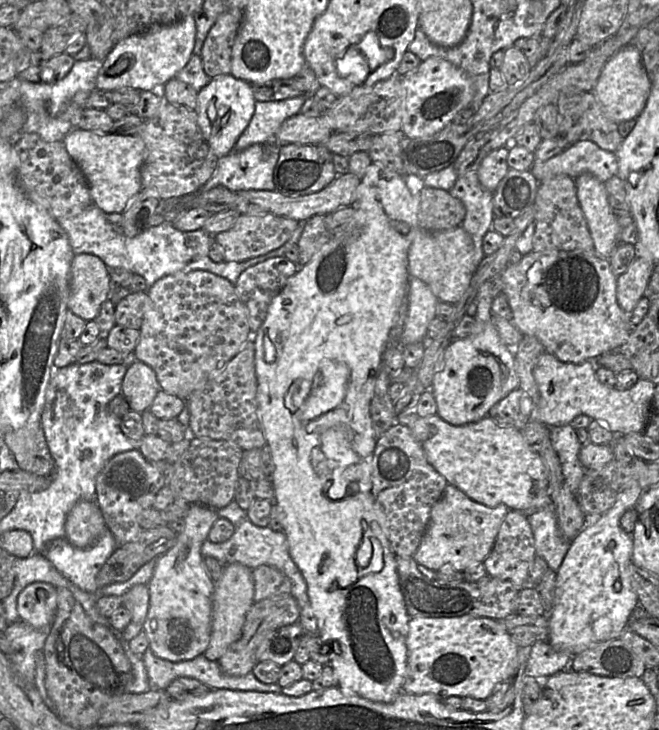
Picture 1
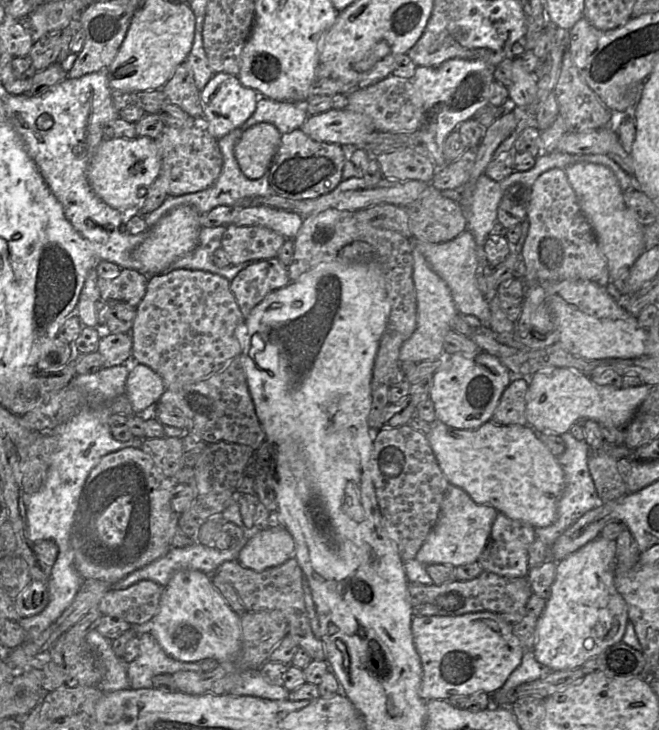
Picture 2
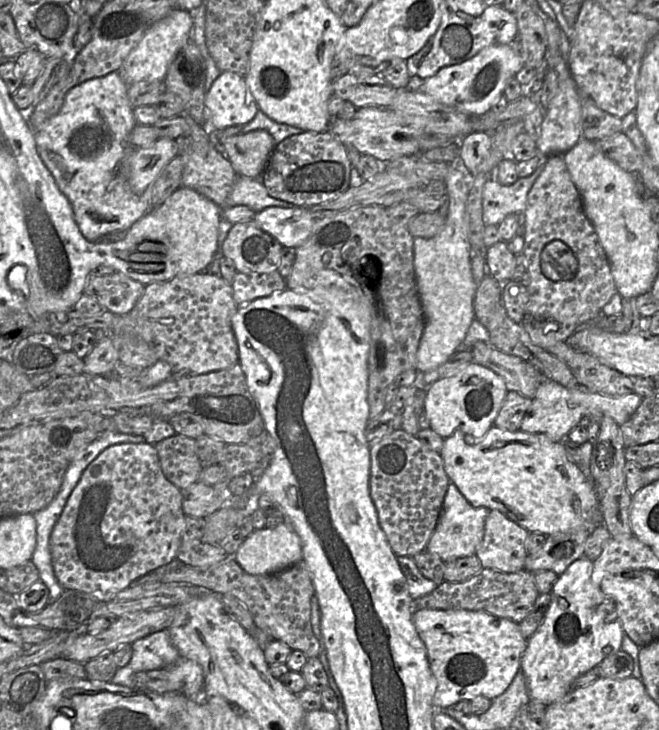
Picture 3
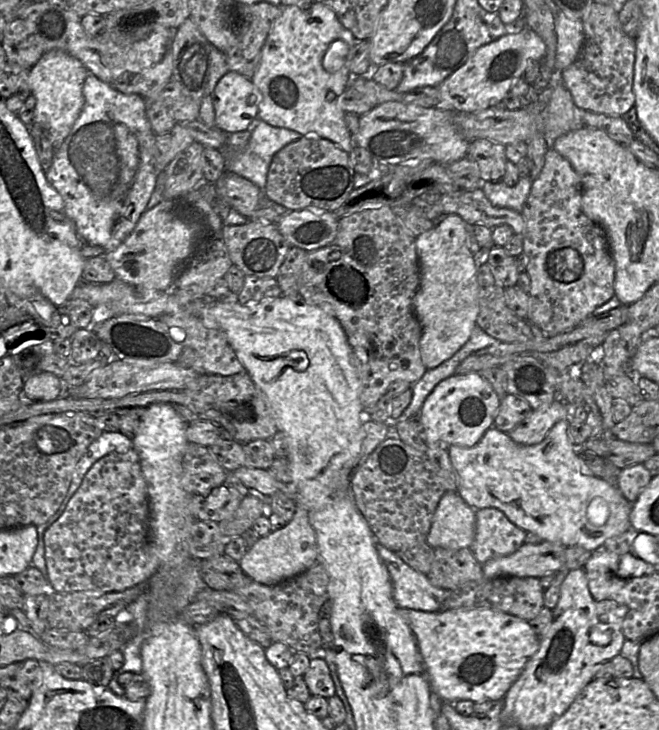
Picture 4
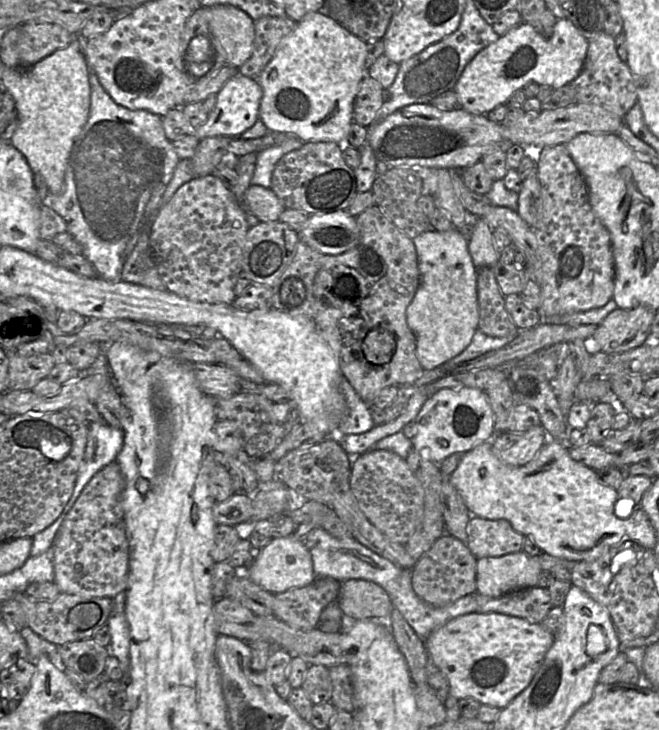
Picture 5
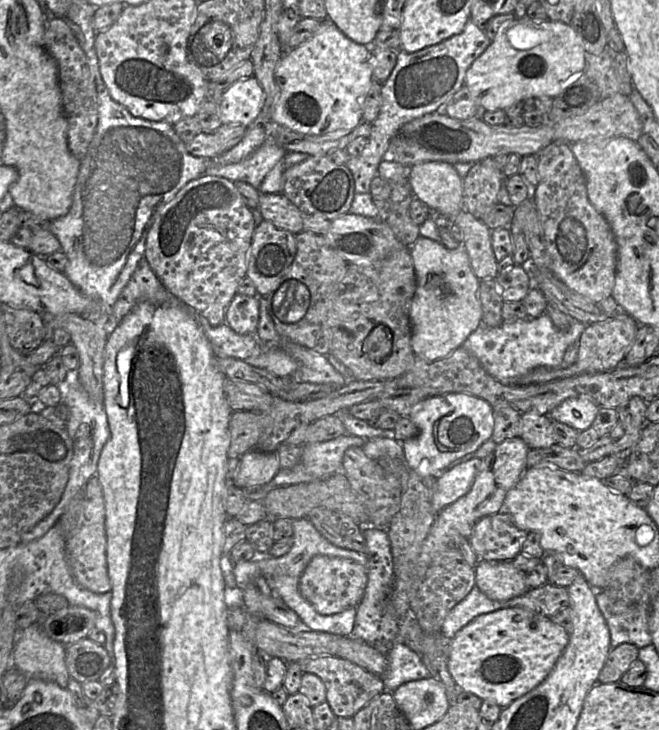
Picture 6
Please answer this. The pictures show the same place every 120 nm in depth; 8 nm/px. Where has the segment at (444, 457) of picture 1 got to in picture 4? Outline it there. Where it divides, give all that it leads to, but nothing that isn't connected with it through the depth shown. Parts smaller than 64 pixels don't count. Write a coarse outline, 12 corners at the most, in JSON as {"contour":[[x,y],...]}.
{"contour":[[494,427],[449,445],[457,492],[543,541],[594,551],[632,504],[575,451]]}

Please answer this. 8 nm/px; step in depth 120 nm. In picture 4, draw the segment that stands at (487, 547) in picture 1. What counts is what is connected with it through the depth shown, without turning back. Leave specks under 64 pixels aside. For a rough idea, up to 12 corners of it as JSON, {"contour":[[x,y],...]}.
{"contour":[[445,491],[425,543],[432,549],[470,547],[476,510]]}

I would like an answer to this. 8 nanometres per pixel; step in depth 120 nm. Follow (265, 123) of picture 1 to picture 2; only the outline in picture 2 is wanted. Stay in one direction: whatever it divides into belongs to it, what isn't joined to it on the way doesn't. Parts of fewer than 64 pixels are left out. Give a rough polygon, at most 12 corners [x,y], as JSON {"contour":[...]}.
{"contour":[[261,98],[241,127],[270,123],[283,136],[302,127],[307,102]]}

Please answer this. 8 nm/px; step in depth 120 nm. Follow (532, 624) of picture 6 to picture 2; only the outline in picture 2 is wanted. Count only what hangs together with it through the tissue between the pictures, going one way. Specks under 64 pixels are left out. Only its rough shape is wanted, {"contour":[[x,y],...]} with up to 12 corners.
{"contour":[[489,611],[413,616],[424,701],[497,692],[525,652]]}

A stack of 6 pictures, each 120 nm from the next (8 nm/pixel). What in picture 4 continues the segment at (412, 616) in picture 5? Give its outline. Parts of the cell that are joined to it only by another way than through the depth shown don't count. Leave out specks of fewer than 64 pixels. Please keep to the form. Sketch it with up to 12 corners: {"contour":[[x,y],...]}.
{"contour":[[376,548],[388,569],[399,608],[441,610],[452,590],[427,575],[394,551]]}

